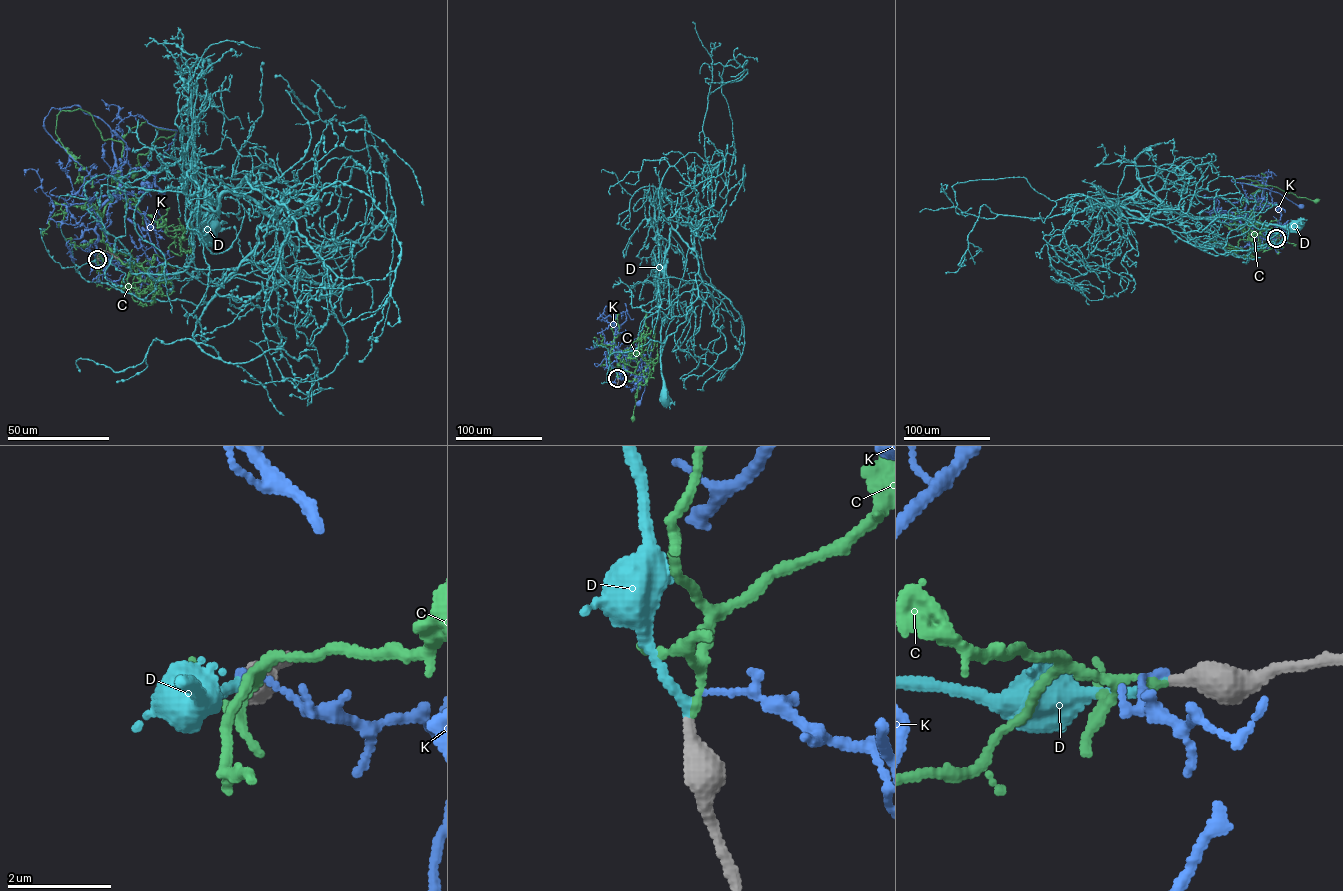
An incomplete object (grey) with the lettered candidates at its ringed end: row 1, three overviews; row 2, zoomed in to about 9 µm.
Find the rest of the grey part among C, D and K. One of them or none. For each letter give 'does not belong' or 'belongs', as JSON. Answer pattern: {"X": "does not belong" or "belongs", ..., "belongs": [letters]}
{"C": "does not belong", "D": "belongs", "K": "does not belong", "belongs": ["D"]}

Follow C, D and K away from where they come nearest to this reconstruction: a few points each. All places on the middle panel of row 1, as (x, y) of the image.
C: (617, 378), (625, 369), (619, 351), (628, 364), (639, 335), (647, 336), (649, 360), (635, 395), (632, 418)
D: (617, 378), (612, 353), (650, 340), (663, 343), (691, 308), (670, 318), (658, 311), (663, 271), (663, 396)
K: (617, 378), (622, 362), (617, 351), (626, 356), (625, 367), (640, 334), (648, 336), (650, 361), (639, 403)

